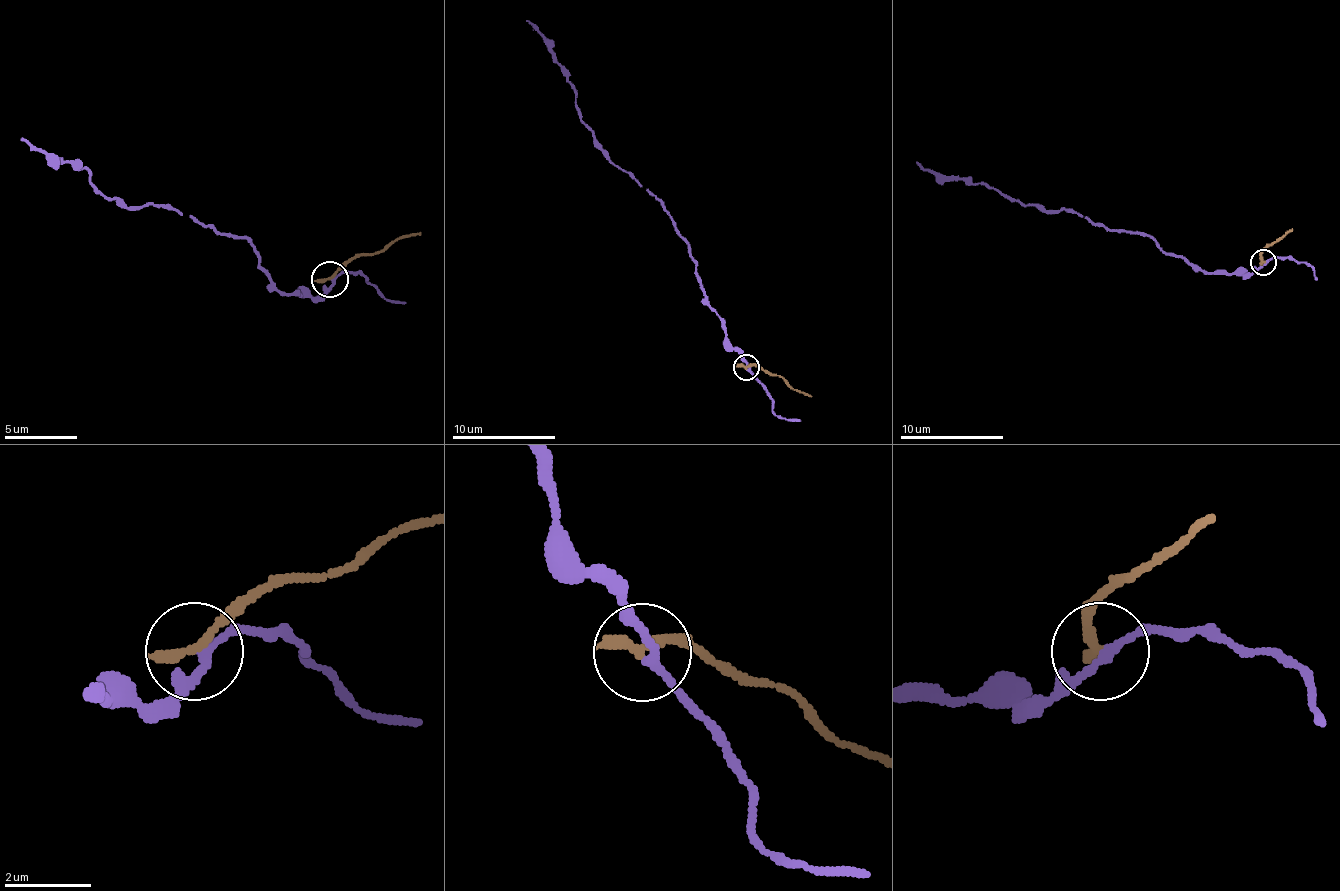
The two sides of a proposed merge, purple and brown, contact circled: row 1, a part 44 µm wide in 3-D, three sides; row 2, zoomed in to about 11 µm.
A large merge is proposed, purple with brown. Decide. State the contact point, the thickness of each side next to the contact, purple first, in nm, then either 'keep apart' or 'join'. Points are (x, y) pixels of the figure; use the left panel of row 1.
(330, 279) | 190/320 nm | keep apart

